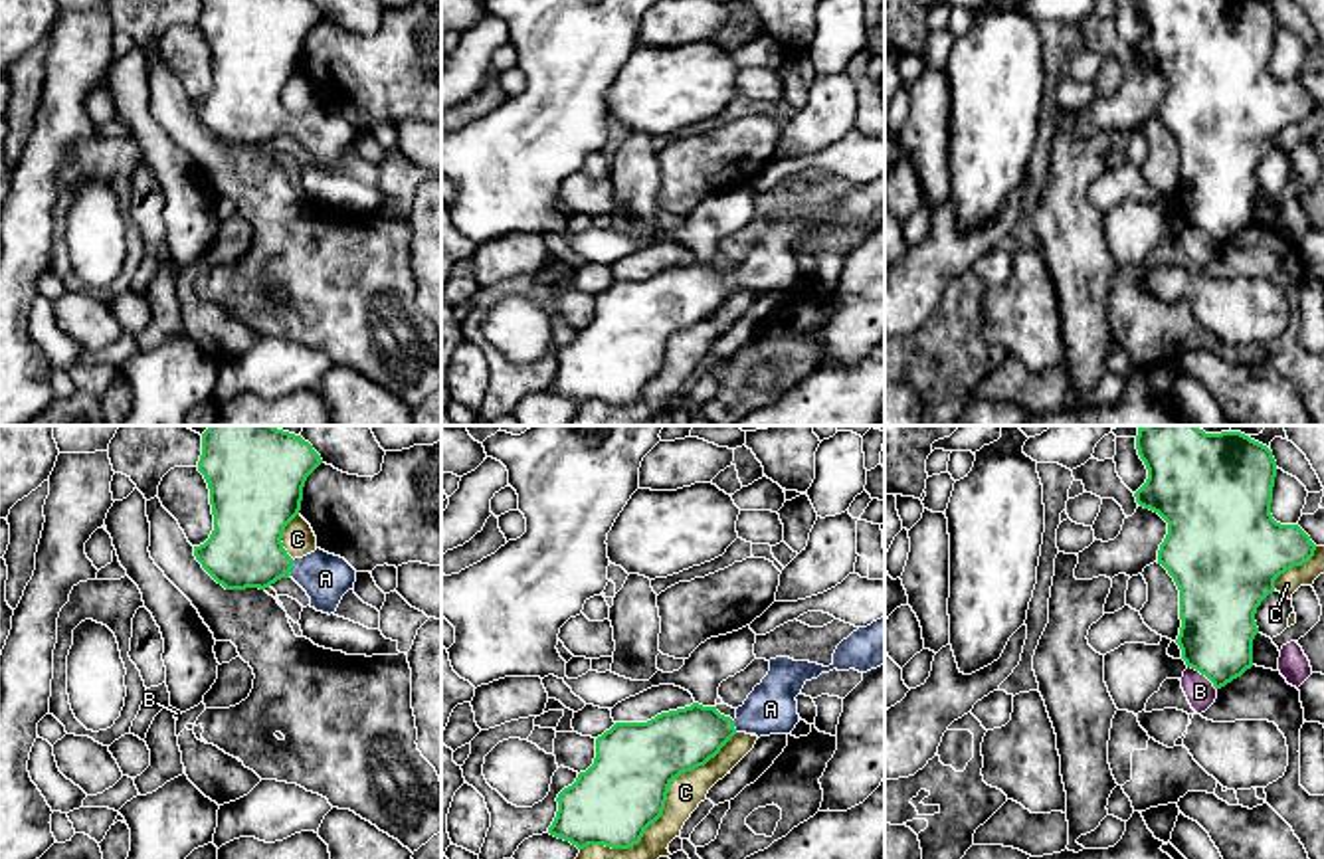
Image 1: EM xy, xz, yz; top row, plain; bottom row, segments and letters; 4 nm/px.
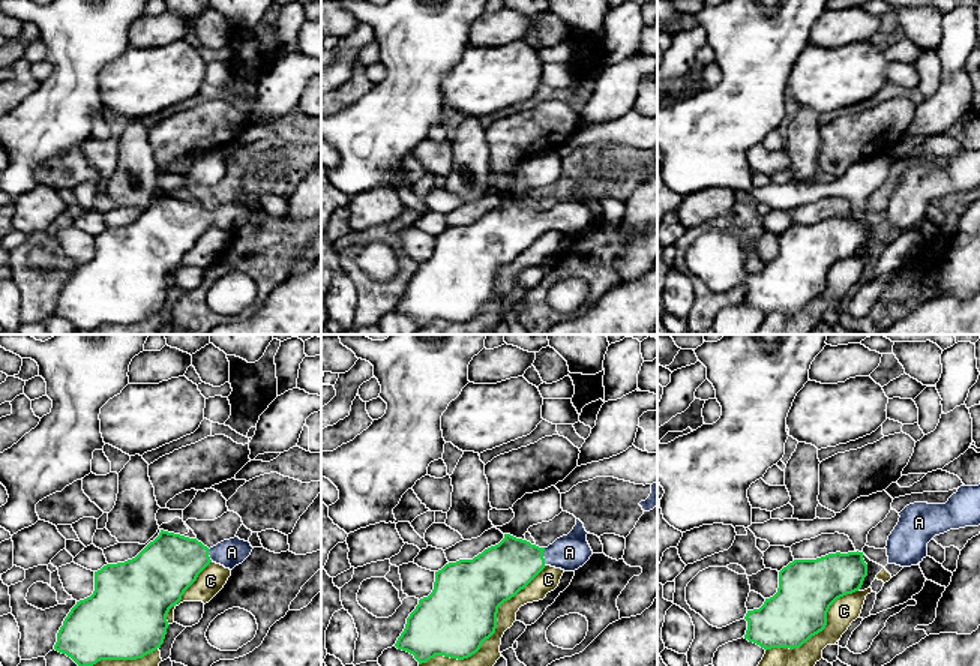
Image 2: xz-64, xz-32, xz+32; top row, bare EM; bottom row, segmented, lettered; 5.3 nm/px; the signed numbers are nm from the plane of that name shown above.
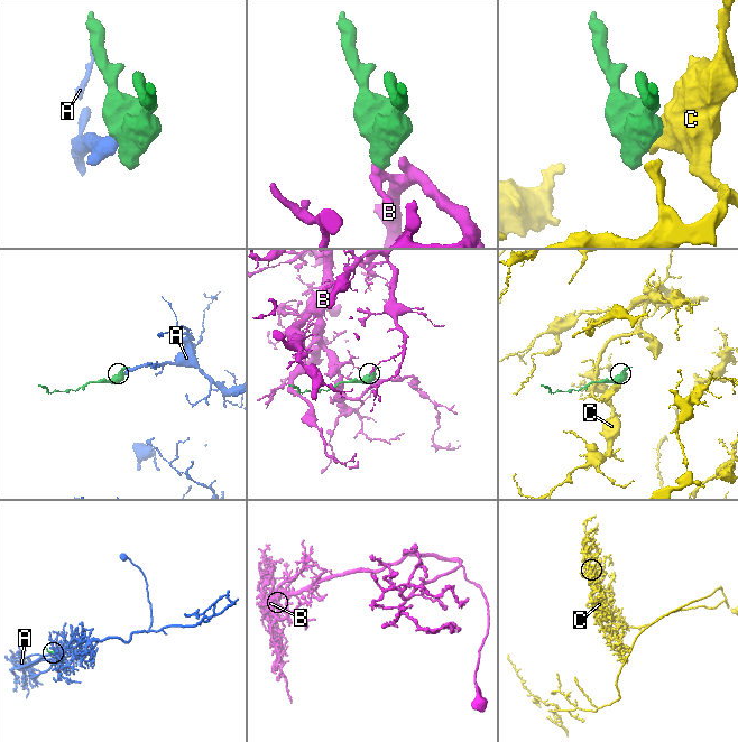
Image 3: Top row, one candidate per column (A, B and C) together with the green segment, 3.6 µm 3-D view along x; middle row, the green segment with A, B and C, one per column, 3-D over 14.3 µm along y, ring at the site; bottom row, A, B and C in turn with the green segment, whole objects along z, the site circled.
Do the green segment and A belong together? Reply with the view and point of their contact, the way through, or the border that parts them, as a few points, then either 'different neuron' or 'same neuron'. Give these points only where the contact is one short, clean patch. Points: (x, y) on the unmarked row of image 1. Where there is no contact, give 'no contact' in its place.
meets green in xy at (291, 123); runs through xy (244, 107), (260, 117), (291, 123), (319, 129), (325, 135); same neuron

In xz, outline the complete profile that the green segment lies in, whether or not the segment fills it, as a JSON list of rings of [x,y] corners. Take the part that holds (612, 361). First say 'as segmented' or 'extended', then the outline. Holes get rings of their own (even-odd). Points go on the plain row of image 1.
extended | [[[885,174],[859,184],[843,196],[829,224],[790,214],[770,216],[768,232],[754,243],[744,261],[736,265],[734,277],[720,271],[716,263],[693,259],[685,265],[661,269],[647,279],[615,279],[596,295],[594,321],[558,350],[558,368],[548,390],[570,398],[578,406],[588,402],[629,406],[637,402],[645,386],[663,372],[671,338],[685,329],[705,323],[736,289],[756,291],[758,295],[790,291],[800,279],[796,253],[807,238],[833,226],[867,230],[883,220]]]

